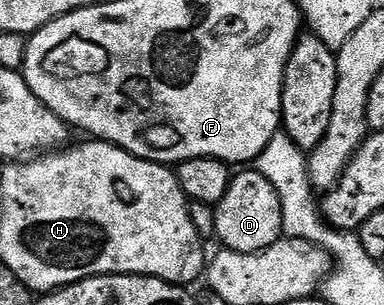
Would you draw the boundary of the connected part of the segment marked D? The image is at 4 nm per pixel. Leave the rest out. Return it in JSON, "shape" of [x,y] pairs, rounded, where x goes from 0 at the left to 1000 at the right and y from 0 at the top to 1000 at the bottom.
{"shape":[[[622,557],[604,574],[602,593],[596,597],[586,636],[576,649],[568,669],[557,672],[555,692],[560,698],[560,764],[557,784],[570,784],[583,816],[594,826],[625,826],[628,833],[648,833],[651,826],[677,826],[690,820],[706,800],[719,800],[724,787],[740,770],[737,757],[737,692],[732,689],[732,662],[727,659],[727,639],[721,623],[708,603],[703,603],[672,557],[654,557],[654,564],[633,564],[643,557]]]}

